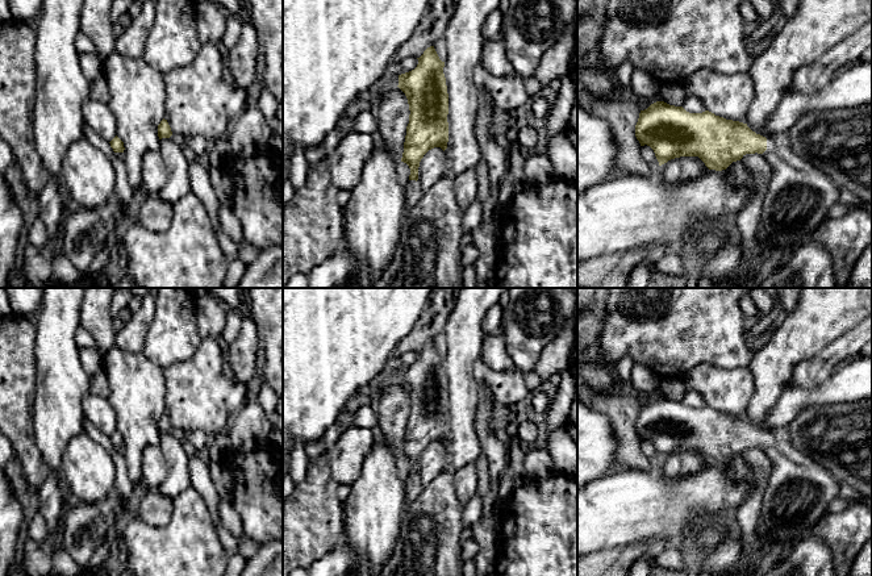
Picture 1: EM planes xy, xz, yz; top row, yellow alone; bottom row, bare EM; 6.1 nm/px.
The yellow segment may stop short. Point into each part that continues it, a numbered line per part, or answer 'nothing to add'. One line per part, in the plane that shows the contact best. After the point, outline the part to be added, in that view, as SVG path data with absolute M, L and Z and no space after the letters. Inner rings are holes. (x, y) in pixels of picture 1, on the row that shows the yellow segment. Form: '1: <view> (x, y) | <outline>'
1: yz (800, 195) | M784 130L767 139L763 156L772 176L763 199L759 237L768 254L777 254L804 243L814 234L829 218L829 209L836 204L840 188L822 170L792 151Z

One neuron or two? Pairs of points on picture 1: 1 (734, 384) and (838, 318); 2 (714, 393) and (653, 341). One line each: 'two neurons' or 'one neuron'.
1: two neurons
2: two neurons

